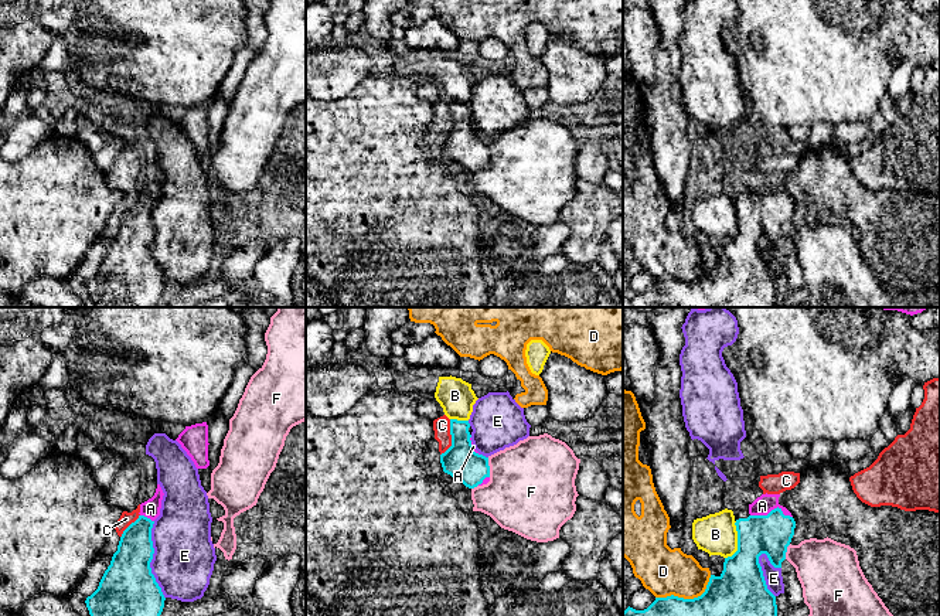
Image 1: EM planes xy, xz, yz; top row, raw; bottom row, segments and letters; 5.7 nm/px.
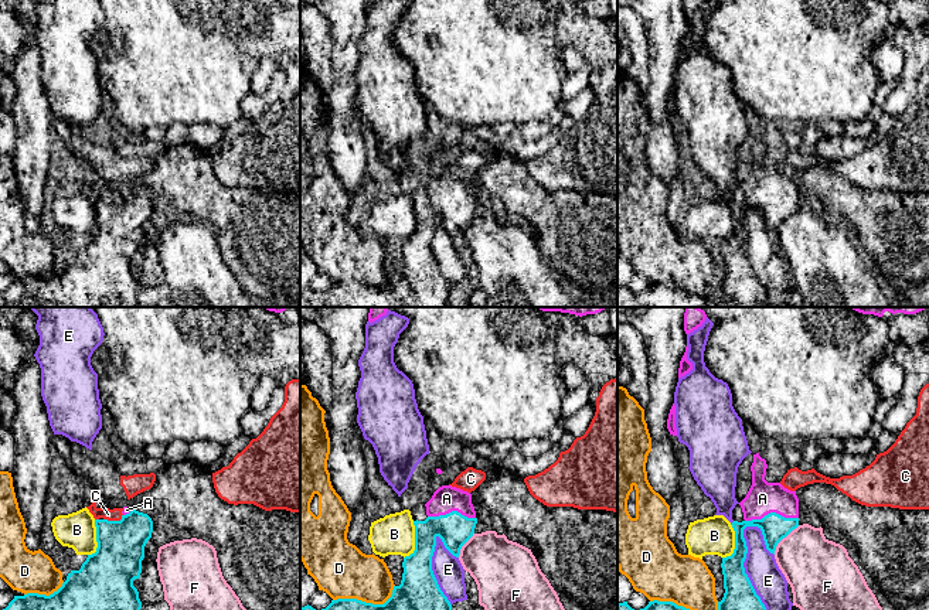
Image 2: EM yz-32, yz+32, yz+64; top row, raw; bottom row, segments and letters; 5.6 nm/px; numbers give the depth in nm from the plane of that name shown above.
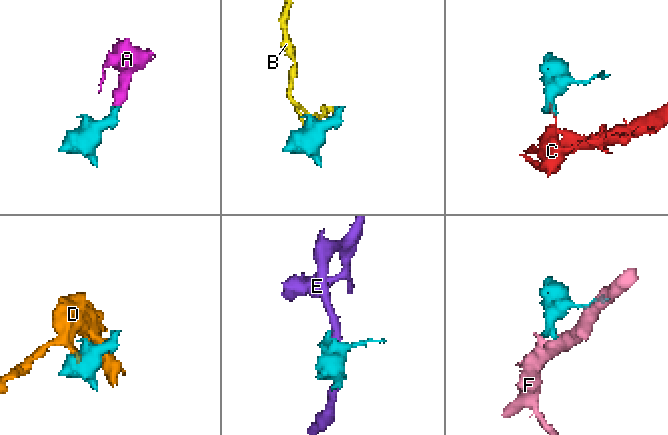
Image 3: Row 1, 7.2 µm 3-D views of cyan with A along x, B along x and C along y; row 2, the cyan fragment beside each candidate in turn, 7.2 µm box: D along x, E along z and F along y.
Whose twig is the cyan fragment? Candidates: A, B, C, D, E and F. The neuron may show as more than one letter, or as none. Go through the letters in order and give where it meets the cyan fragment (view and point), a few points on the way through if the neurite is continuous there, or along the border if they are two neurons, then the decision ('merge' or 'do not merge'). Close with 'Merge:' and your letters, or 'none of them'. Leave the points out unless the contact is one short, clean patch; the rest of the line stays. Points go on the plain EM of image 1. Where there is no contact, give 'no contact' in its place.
A: meets cyan in yz at (772, 193); runs through yz (770, 217), (772, 193), (762, 189); merge
B: meets cyan in yz at (738, 224); do not merge
C: meets cyan in xz at (452, 121); border along xz (450, 102), (450, 128), (440, 138); do not merge
D: meets cyan in yz at (687, 282); do not merge
E: meets cyan in xy at (152, 241); do not merge
F: meets cyan in xz at (489, 150); border along xz (487, 140), (490, 159); do not merge
Merge: A

